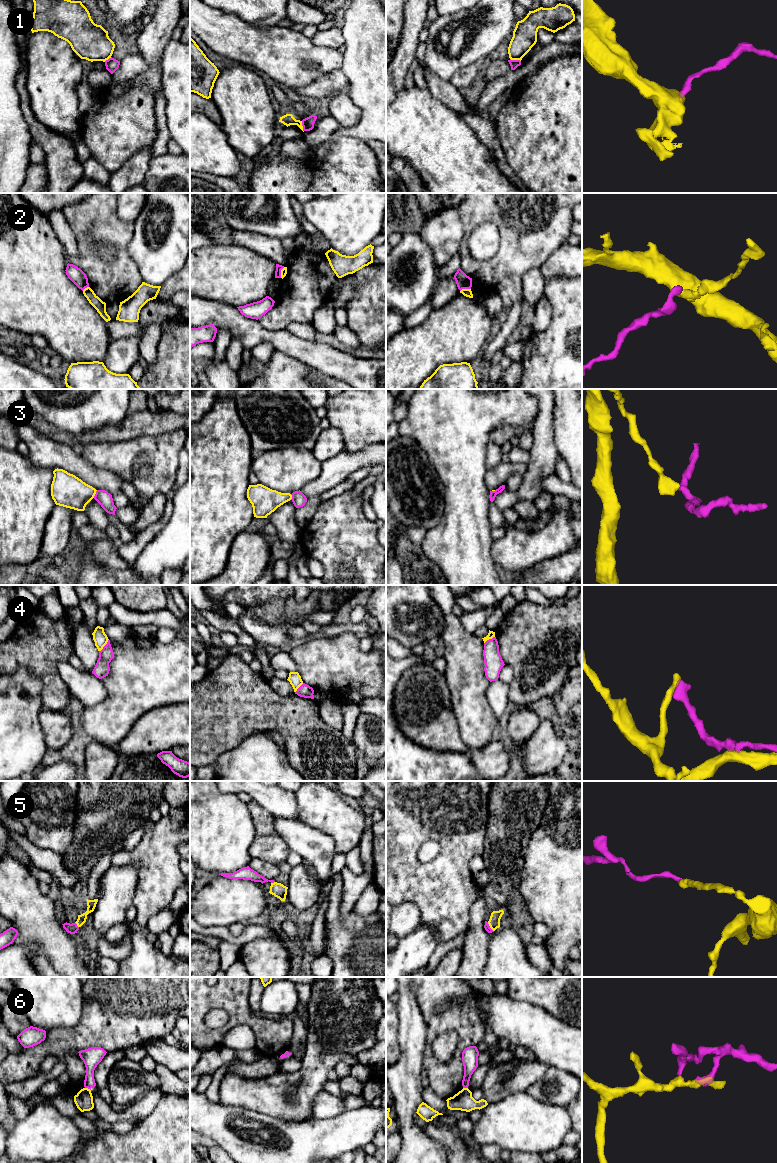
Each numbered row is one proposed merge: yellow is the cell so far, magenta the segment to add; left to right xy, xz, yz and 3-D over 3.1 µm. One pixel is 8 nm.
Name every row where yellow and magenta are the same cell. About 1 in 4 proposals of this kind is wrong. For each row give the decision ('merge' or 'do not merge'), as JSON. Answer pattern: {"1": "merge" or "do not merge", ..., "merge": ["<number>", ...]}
{"1": "do not merge", "2": "do not merge", "3": "do not merge", "4": "do not merge", "5": "merge", "6": "do not merge", "merge": ["5"]}

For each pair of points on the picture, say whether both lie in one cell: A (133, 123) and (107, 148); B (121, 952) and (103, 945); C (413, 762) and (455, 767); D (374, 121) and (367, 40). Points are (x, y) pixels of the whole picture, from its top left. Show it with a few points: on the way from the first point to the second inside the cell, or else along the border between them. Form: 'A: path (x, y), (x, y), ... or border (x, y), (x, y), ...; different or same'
A: path (127, 128), (113, 142); same
B: path (117, 952), (107, 949); same
C: path (423, 768), (445, 768); same
D: path (374, 101), (374, 60); same

